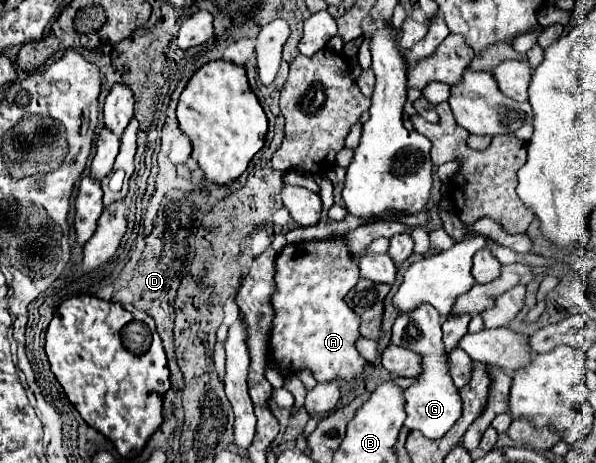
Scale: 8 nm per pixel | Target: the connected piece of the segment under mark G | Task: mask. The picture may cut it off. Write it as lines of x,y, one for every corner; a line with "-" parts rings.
422,303
408,313
400,313
392,325
392,343
400,345
400,347
408,347
412,351
418,351
424,357
424,367
418,377
418,383
414,383
412,387
408,387
404,391
404,397
406,397
404,427
410,431
418,429
428,439
444,437
444,433
456,423
456,419
460,417
460,411
462,411
458,389
454,387
452,379
448,375
448,355
442,345
442,329
440,329
442,321
444,319
430,303

